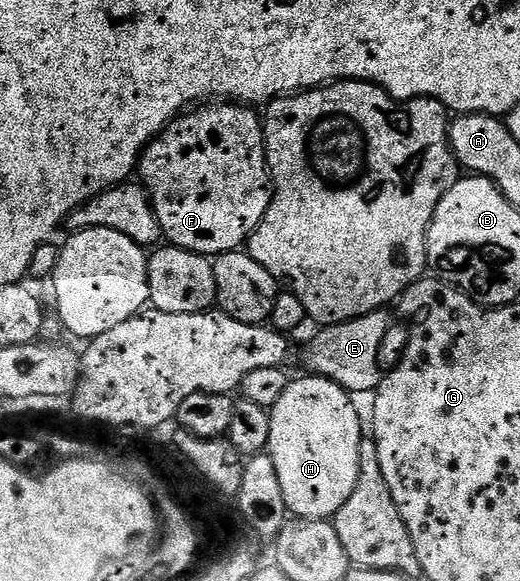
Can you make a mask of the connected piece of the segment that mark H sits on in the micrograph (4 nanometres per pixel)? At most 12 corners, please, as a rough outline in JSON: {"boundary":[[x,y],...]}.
{"boundary":[[290,379],[267,453],[294,517],[329,520],[361,473],[361,416]]}

